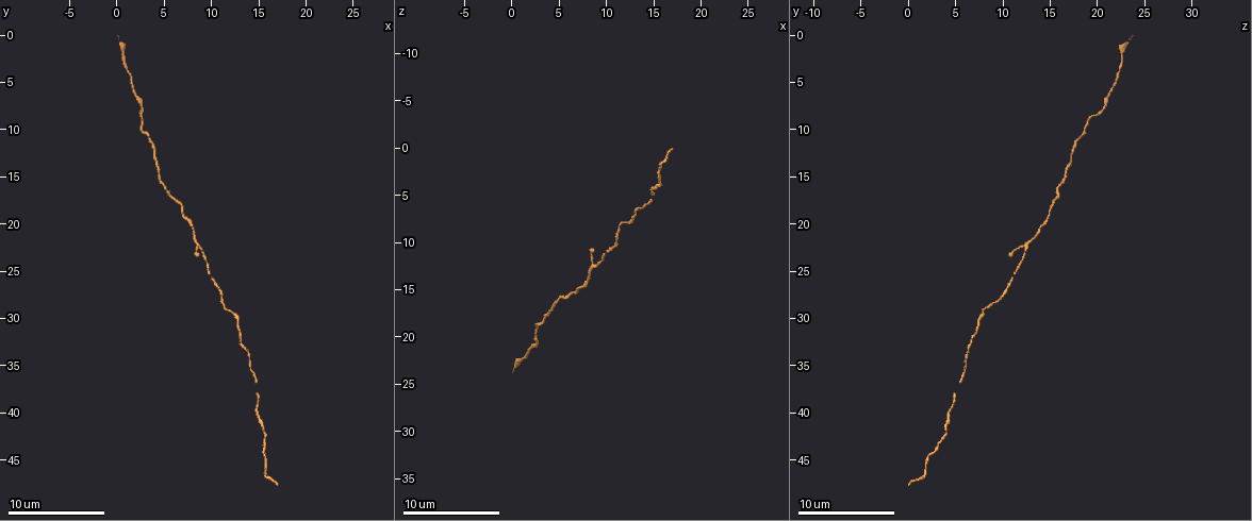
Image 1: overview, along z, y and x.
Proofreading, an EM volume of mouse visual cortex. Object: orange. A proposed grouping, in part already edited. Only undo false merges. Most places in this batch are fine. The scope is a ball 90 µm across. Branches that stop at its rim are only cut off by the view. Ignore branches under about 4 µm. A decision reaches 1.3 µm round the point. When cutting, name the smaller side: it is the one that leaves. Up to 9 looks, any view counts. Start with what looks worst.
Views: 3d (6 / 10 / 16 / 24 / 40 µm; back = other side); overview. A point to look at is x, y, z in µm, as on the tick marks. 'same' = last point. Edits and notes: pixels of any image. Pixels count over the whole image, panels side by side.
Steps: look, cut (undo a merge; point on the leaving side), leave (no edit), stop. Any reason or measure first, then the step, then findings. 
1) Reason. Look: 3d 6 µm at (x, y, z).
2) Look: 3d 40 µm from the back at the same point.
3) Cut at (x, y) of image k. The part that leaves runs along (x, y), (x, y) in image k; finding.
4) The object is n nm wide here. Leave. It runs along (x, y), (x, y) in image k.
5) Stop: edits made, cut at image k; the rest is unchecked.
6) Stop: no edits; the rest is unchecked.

Two arms in line, one across. Look: 3d 16 µm at (9.0, 22.6, 12.4).

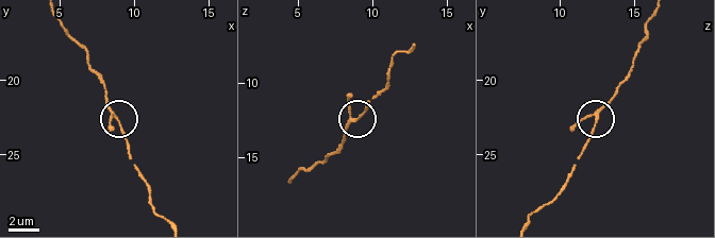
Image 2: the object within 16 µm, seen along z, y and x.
3 arms meet here. Leave. It runs along (589, 137), (597, 116), (617, 94) in image 2; all the same neuron.

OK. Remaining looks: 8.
Calibre changes. Look: 3d 6 µm at (2.4, 8.2, 20.6).

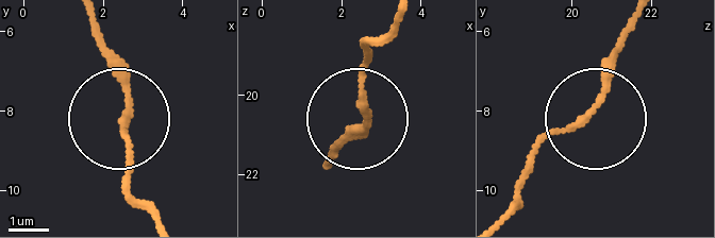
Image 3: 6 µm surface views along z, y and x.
Leave. It runs along (399, 17), (368, 40), (359, 88), (365, 122), (338, 156) in image 3; continuous, no second neuron.

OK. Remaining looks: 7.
Thick turns thin. Look: 3d 10 µm at (14.8, 39.8, 4.2).

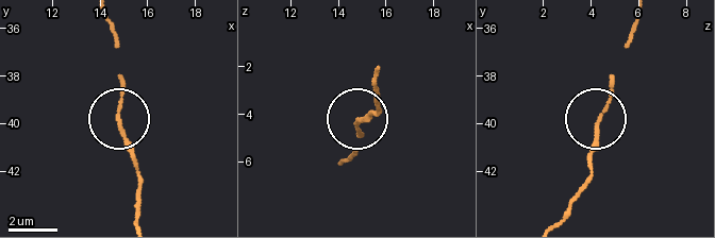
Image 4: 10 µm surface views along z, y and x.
Leave. It runs along (343, 162), (361, 132), (355, 119), (378, 113) in image 4; one neuron here.

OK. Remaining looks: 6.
Look: 3d 10 µm at (4.2, 12.0, 17.6).

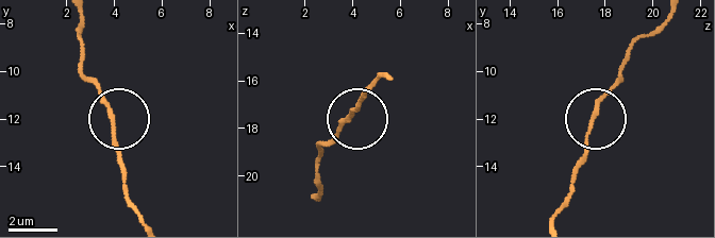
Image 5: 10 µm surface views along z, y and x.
Leave. Continuous, no second neuron.

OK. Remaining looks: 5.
Stop: no edits; the rest is unchecked.

